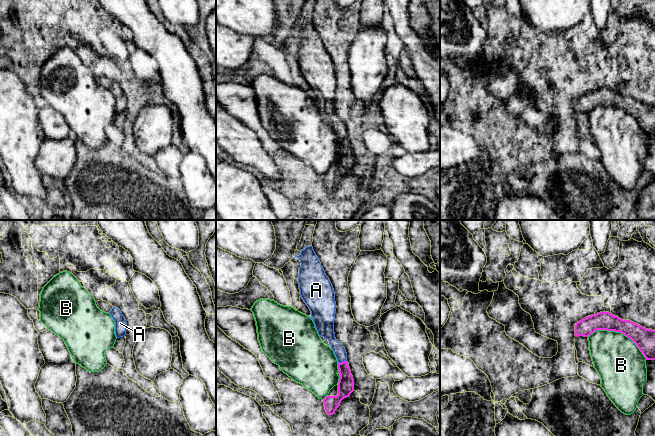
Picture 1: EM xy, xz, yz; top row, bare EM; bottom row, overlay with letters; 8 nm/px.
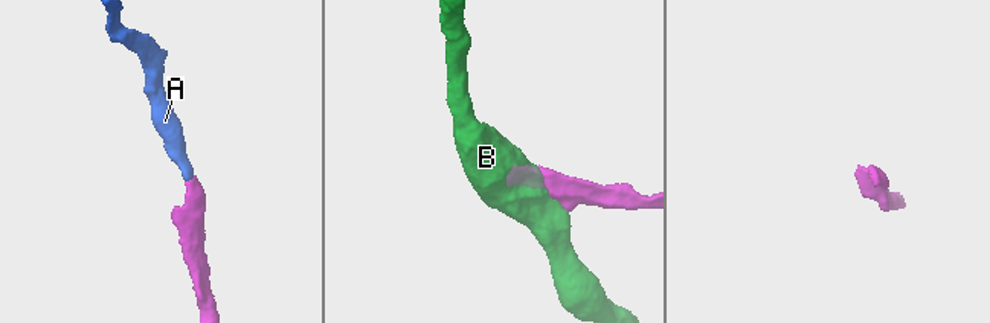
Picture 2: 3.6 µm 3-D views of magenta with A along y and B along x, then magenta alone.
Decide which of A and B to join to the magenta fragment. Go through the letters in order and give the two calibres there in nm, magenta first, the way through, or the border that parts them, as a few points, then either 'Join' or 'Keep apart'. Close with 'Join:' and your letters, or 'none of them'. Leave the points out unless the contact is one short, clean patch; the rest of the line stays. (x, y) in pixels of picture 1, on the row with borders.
A: Thickness 130 nm (magenta) against 90 nm. Path across: xz (346, 382), (342, 362), (339, 351). Join
B: Thickness 160 nm (magenta) against 380 nm. Keep apart
Join: A

